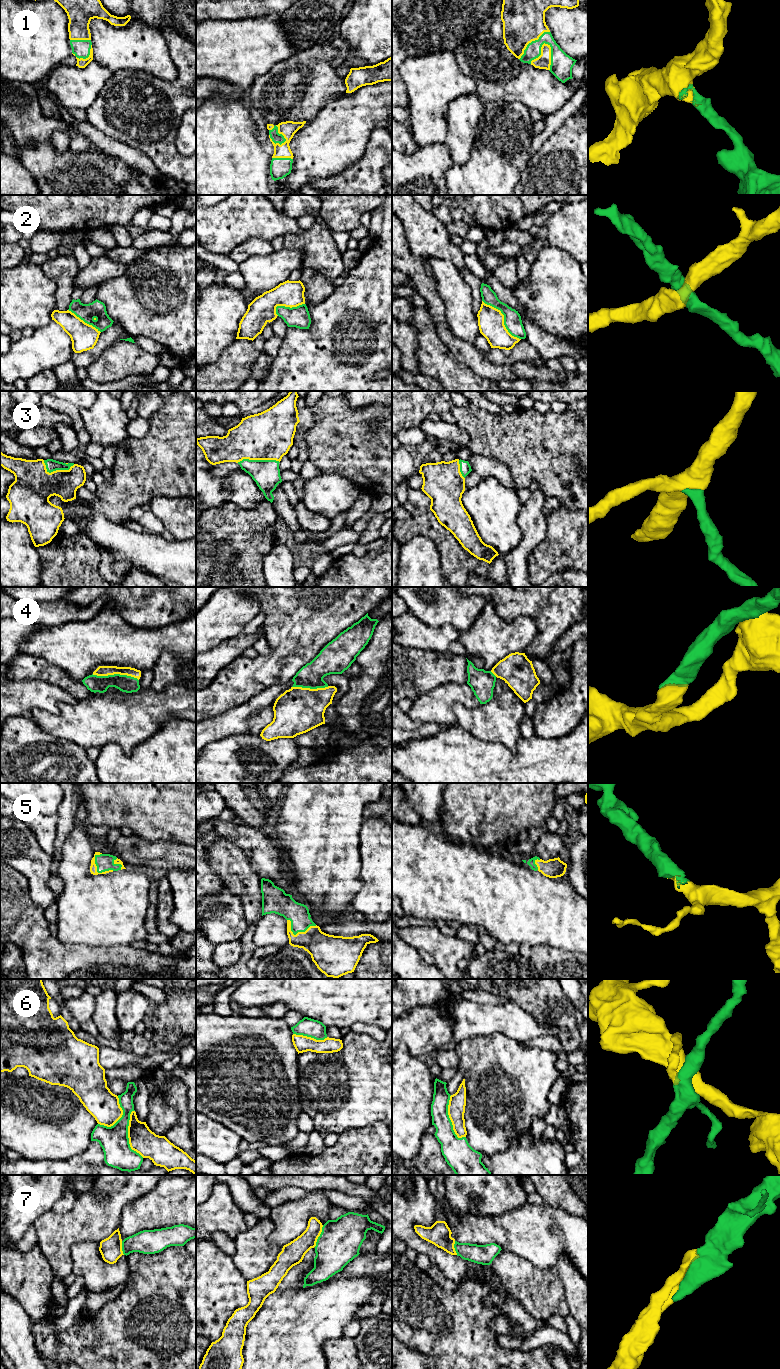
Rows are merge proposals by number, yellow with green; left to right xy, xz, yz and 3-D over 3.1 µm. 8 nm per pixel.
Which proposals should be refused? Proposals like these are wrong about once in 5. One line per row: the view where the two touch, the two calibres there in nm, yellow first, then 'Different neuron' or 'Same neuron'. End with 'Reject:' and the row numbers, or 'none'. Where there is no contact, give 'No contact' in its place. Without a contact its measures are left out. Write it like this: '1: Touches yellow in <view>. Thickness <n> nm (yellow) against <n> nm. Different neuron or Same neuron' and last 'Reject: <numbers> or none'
1: Touches yellow in yz. Thickness 110 nm (yellow) against 180 nm. Same neuron
2: Touches yellow in yz. Thickness 200 nm (yellow) against 140 nm. Different neuron
3: Touches yellow in xz. Thickness 380 nm (yellow) against 220 nm. Same neuron
4: Touches yellow in xy. Thickness 80 nm (yellow) against 140 nm. Same neuron
5: Touches yellow in xy. Thickness 60 nm (yellow) against 140 nm. Same neuron
6: Touches yellow in xy. Thickness 200 nm (yellow) against 220 nm. Different neuron
7: Touches yellow in xz. Thickness 170 nm (yellow) against 340 nm. Same neuron
Reject: 2, 6

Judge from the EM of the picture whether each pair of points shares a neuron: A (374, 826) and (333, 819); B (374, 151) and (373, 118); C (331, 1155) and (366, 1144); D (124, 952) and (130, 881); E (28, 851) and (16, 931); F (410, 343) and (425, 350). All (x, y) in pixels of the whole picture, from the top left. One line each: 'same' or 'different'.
A: different
B: different
C: same
D: different
E: different
F: different

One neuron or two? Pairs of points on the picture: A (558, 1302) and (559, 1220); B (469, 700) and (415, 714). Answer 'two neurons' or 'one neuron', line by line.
A: two neurons
B: one neuron

